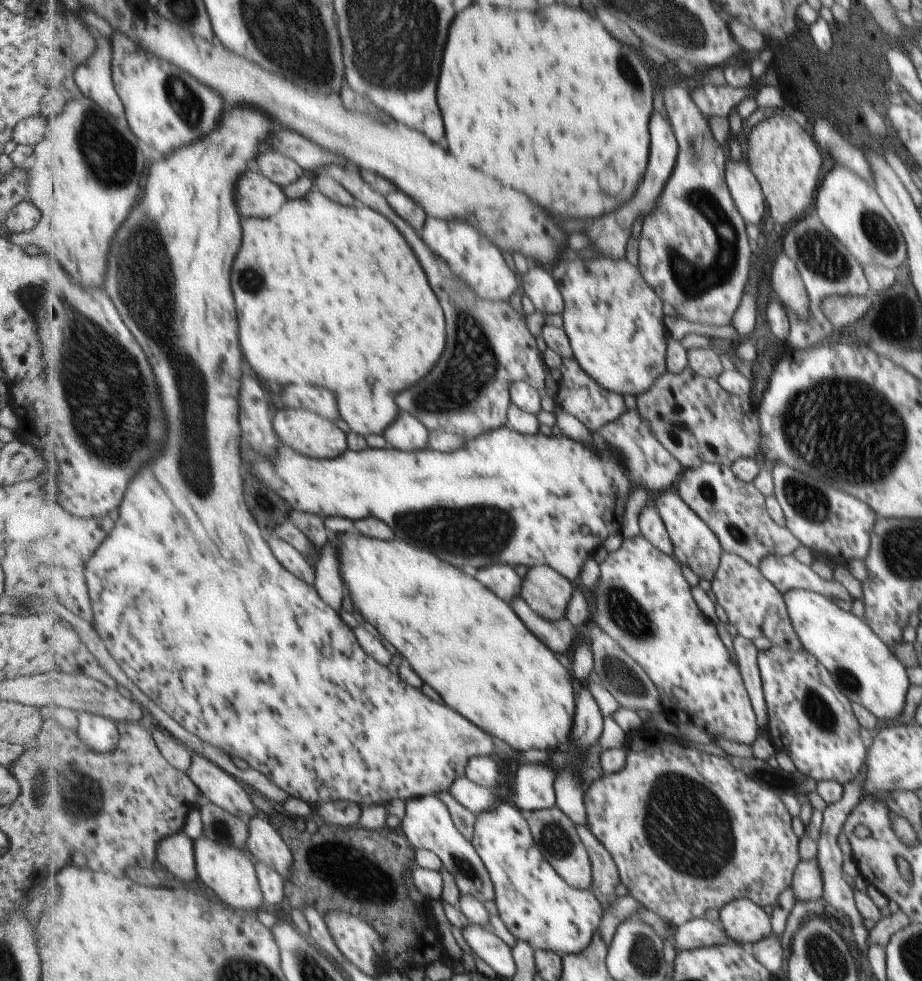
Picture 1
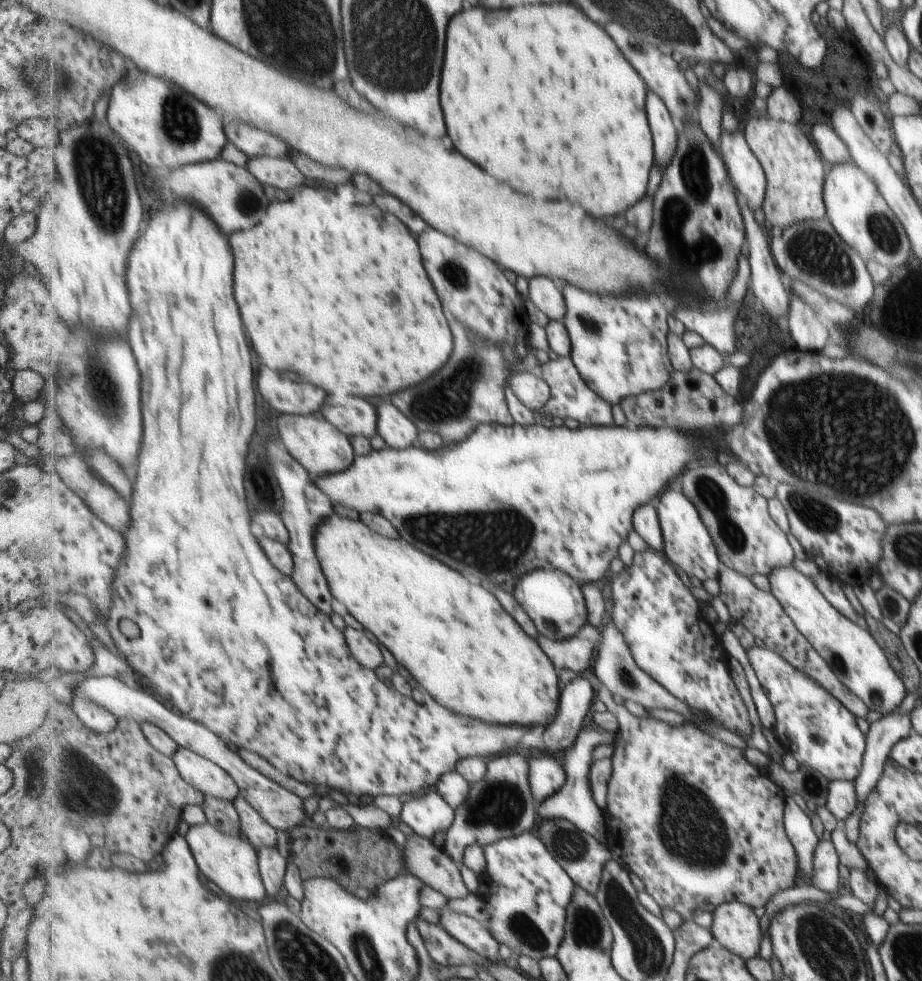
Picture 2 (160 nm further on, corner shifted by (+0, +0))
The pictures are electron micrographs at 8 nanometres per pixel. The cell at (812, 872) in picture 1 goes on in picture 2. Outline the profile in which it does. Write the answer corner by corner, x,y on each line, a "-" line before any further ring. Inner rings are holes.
821,839
815,845
812,863
814,866
814,880
812,886
825,891
833,892
837,885
837,852
831,841

